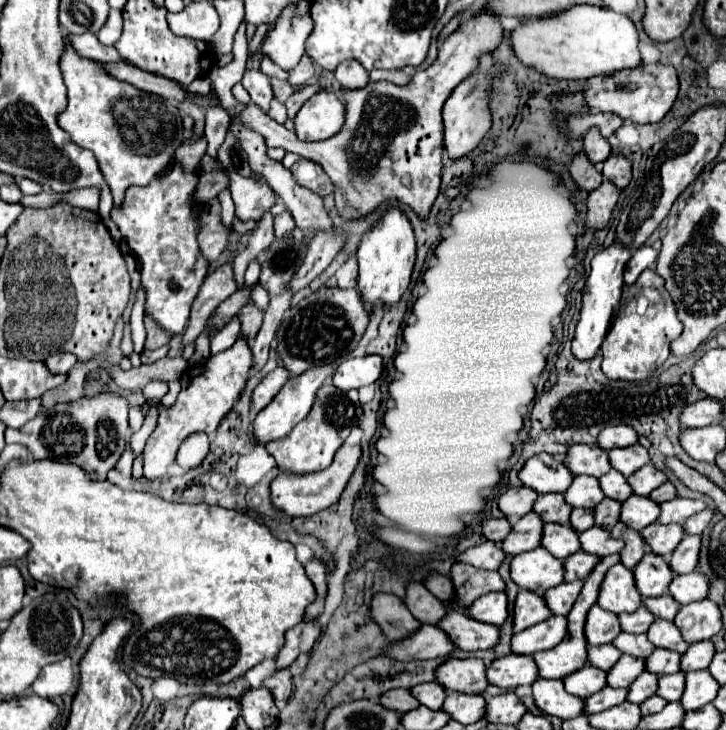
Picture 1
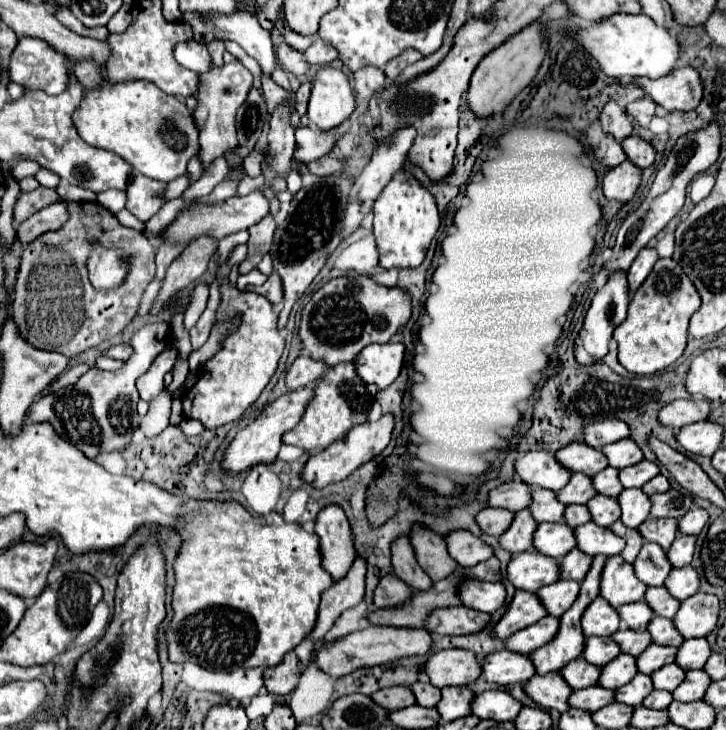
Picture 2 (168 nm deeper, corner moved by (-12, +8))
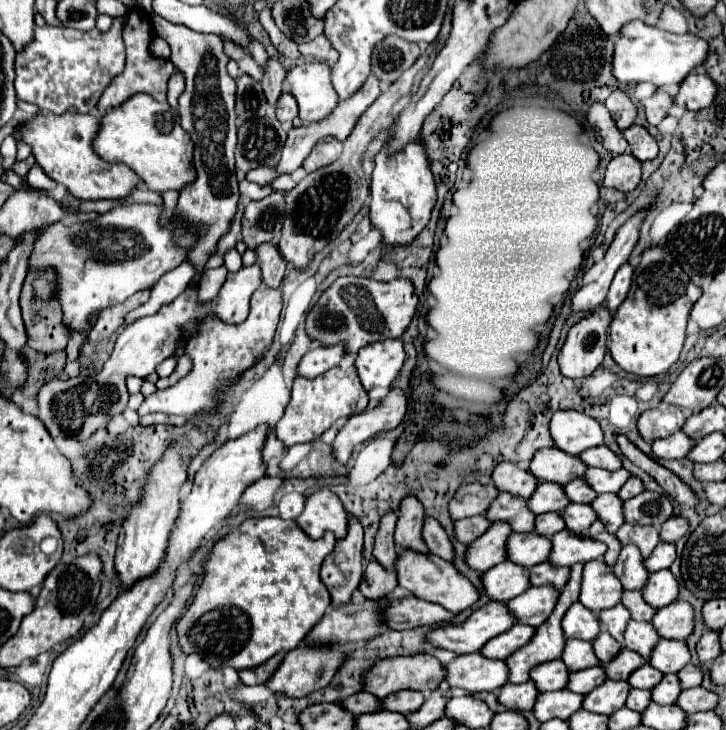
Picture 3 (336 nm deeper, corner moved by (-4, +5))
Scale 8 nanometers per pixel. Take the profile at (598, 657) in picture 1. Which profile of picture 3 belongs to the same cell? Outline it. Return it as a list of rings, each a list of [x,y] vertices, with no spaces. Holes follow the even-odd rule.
[[[566,639],[566,645],[564,645],[560,659],[564,661],[564,665],[570,671],[580,671],[586,667],[600,665],[596,661],[596,655],[592,653],[592,645],[588,641],[580,641],[580,639]]]

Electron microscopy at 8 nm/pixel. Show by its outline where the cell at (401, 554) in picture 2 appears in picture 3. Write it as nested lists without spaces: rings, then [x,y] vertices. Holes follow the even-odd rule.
[[[388,511],[382,515],[378,533],[374,537],[374,559],[386,569],[394,567],[398,557],[396,543],[394,543],[394,527],[396,527],[396,513]]]

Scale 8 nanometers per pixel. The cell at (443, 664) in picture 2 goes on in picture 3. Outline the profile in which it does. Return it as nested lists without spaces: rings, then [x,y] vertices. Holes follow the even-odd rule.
[[[418,653],[418,655],[400,655],[400,657],[388,657],[376,661],[364,675],[362,675],[362,691],[384,699],[390,693],[402,691],[402,689],[414,689],[414,691],[434,691],[440,683],[444,681],[444,665],[428,655],[428,653]]]

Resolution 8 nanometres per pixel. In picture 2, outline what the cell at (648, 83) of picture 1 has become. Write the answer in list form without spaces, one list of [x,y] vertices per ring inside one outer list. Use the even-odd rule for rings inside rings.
[[[690,66],[674,68],[670,74],[658,80],[634,78],[632,82],[644,92],[644,96],[652,98],[658,106],[662,106],[668,112],[692,110],[702,98],[700,76]]]

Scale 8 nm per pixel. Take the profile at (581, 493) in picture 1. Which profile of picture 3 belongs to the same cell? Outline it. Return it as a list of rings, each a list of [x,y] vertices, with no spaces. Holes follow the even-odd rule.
[[[538,483],[536,491],[528,499],[526,507],[534,513],[560,513],[570,501],[564,497],[564,491],[560,485],[548,485],[548,483]]]

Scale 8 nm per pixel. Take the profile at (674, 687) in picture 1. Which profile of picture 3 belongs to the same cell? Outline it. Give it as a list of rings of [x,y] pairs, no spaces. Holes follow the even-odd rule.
[[[646,663],[628,677],[628,683],[630,683],[630,687],[636,687],[636,689],[652,689],[652,685],[656,685],[656,681],[660,681],[660,677],[662,677],[662,673],[652,669],[652,665]]]

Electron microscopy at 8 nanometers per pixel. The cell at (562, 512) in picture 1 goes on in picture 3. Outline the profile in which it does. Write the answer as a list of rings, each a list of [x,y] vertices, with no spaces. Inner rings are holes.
[[[498,493],[496,499],[490,503],[484,517],[490,523],[506,521],[510,529],[516,533],[528,533],[532,531],[532,521],[536,519],[536,515],[528,513],[528,507],[524,505],[524,501],[526,499],[512,497],[510,493]]]

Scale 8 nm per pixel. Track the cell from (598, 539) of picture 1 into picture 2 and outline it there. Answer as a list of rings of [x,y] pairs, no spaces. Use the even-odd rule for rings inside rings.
[[[586,522],[584,526],[574,528],[578,548],[590,556],[604,554],[604,556],[614,556],[620,554],[626,546],[626,540],[616,536],[610,528],[596,526],[596,522]]]

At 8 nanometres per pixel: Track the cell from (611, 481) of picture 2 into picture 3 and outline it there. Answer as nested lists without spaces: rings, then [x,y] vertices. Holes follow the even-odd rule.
[[[576,479],[576,481],[570,481],[568,485],[564,485],[564,493],[570,501],[578,499],[576,503],[590,503],[596,497],[596,493],[592,493],[592,489],[588,489],[588,483],[584,479]]]

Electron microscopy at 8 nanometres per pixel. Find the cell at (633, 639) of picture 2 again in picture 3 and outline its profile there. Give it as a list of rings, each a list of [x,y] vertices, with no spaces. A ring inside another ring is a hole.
[[[600,631],[598,639],[592,641],[592,649],[594,649],[594,655],[598,657],[598,661],[602,663],[602,661],[608,661],[608,657],[612,657],[612,653],[616,653],[616,649],[622,649],[622,645],[616,639],[608,637],[608,633]]]

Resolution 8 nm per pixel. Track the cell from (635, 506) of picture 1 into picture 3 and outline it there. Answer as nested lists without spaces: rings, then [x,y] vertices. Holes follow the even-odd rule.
[[[614,493],[596,495],[596,499],[590,505],[596,511],[598,519],[604,523],[604,529],[608,533],[616,533],[618,527],[624,523],[624,517],[622,517],[622,501]]]

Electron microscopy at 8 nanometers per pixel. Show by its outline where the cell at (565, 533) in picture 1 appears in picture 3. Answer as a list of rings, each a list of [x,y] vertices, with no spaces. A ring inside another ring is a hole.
[[[510,533],[506,539],[506,559],[522,565],[534,567],[548,559],[550,539],[536,537],[536,533]]]

